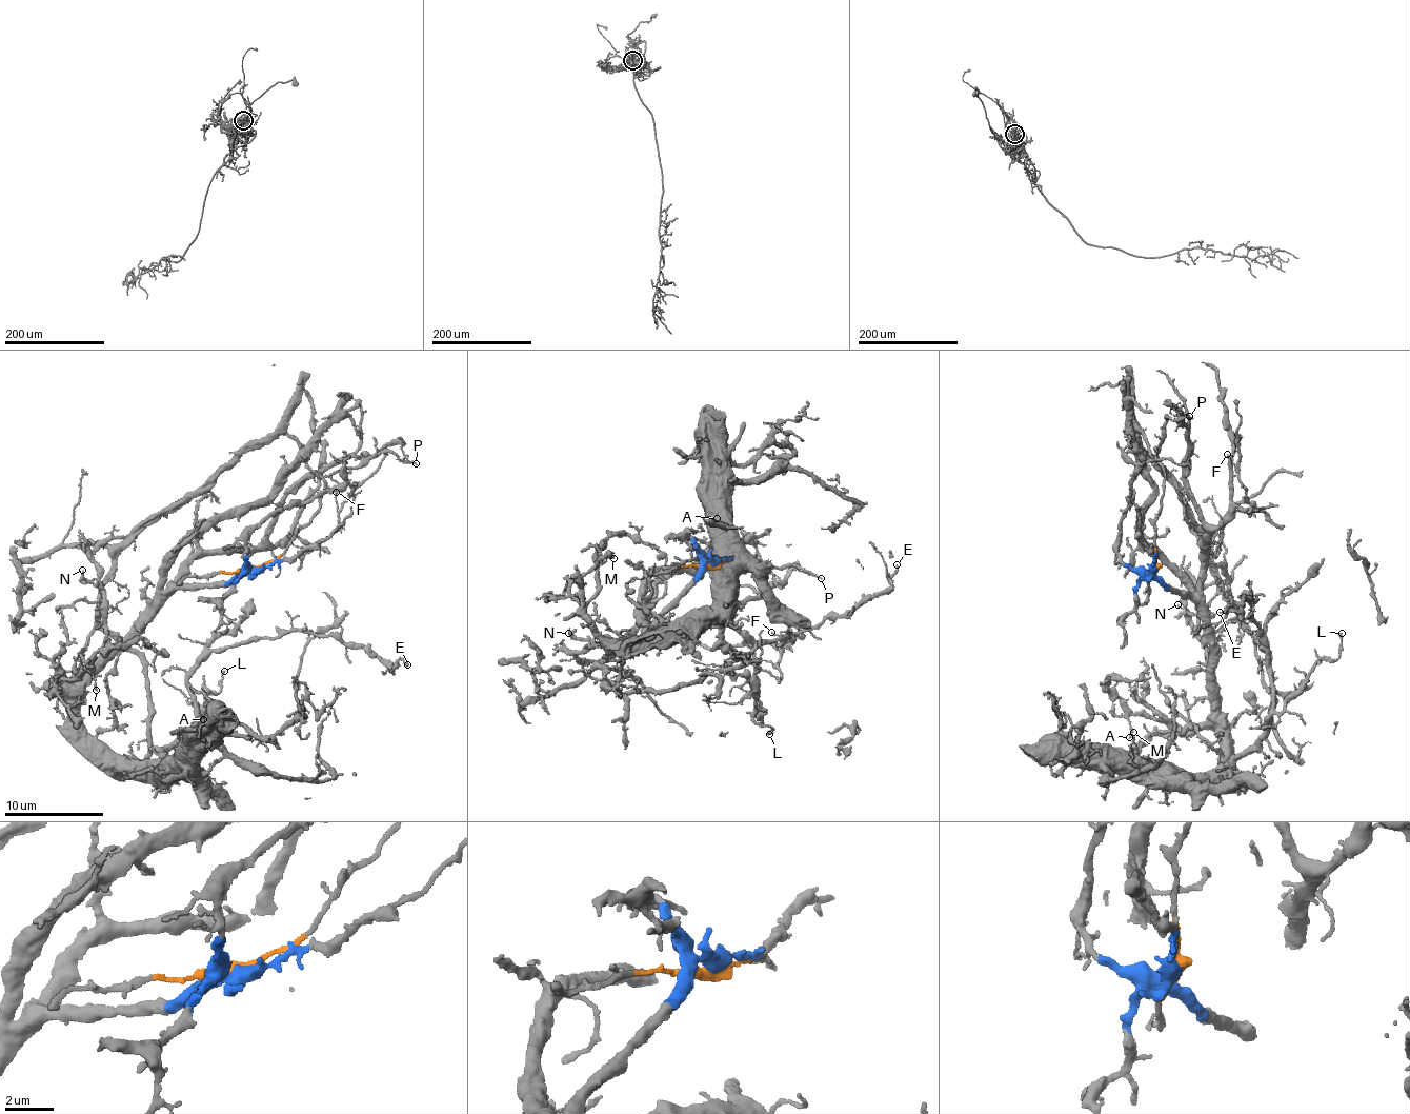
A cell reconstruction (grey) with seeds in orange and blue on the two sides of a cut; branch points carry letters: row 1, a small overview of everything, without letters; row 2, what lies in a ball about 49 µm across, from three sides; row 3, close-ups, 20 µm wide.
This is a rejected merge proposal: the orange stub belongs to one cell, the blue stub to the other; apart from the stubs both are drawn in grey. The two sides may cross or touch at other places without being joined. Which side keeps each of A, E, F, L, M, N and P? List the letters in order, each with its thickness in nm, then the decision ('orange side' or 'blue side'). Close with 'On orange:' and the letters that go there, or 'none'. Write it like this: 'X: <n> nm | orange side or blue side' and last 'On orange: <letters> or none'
A: 240 nm | blue side
E: 190 nm | blue side
F: 110 nm | blue side
L: 150 nm | blue side
M: 140 nm | blue side
N: 110 nm | blue side
P: 140 nm | orange side
On orange: P

